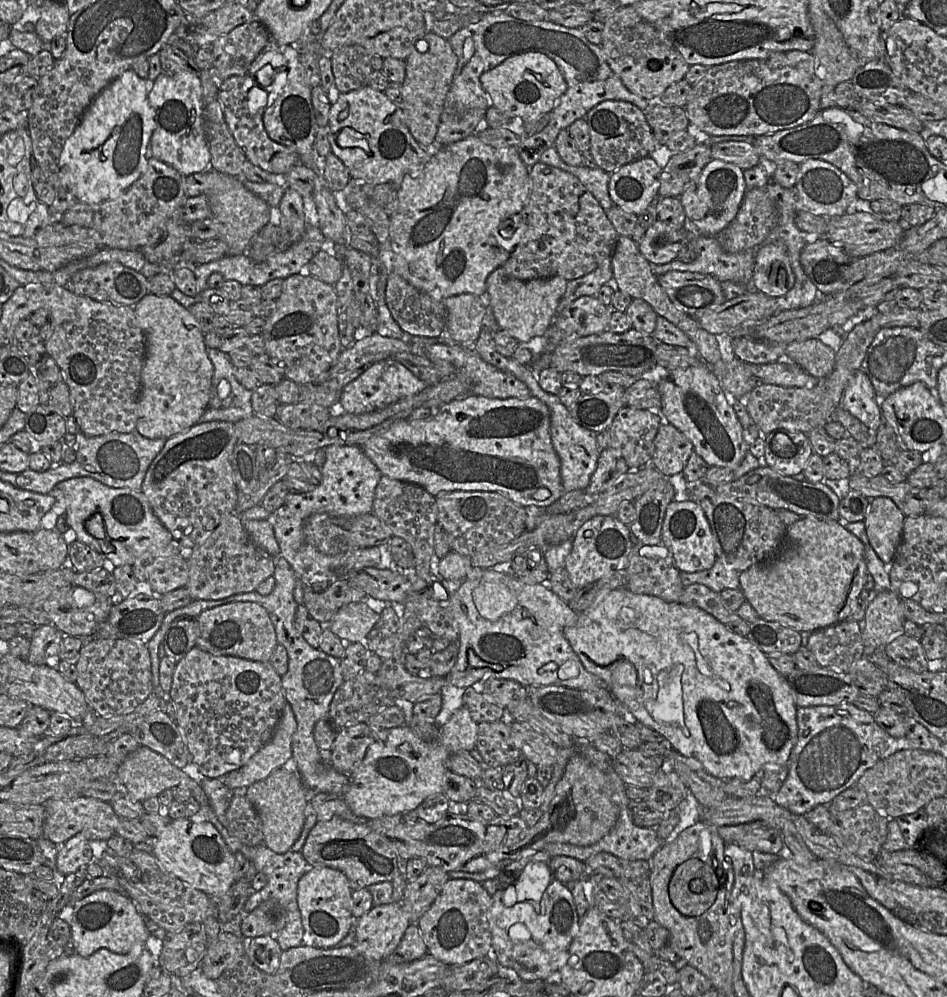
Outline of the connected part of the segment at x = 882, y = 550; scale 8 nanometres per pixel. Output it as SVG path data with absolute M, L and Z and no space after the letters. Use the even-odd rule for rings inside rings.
M888 497L869 499L863 520L869 543L883 563L892 562L899 545L905 515Z

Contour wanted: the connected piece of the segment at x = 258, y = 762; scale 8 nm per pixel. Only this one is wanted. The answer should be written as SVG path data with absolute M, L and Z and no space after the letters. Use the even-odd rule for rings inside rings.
M286 702L272 738L241 768L219 777L229 789L246 789L265 779L273 771L293 766L292 739L297 722L291 705Z

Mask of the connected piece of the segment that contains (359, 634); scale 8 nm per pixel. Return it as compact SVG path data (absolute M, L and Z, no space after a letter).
M374 597L366 599L366 602L352 602L341 607L334 617L328 623L321 623L326 625L335 635L342 639L343 643L350 644L350 642L355 643L365 643L368 634L373 629L375 624L380 618L380 614L384 608L392 606L398 613L400 620L403 616L403 606L404 604L397 602L390 602L385 600L380 600Z

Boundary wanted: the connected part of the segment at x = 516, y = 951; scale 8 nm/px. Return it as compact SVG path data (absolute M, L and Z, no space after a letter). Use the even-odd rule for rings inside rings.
M553 874L553 879L540 901L541 910L539 912L528 901L517 902L513 906L507 907L503 902L503 897L506 889L511 886L515 886L515 881L508 885L502 885L492 895L492 903L489 910L489 924L492 932L493 957L500 966L514 969L524 981L556 978L557 973L569 958L569 946L579 929L580 917L574 897L567 884L556 879Z

